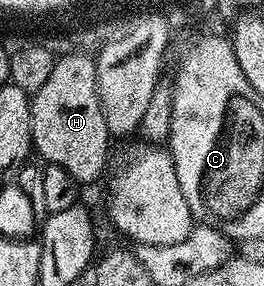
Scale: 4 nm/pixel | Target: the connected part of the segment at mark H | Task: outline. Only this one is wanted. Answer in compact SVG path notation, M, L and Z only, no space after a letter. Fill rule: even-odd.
M91 54L80 55L62 55L59 56L54 65L54 69L50 73L50 81L46 81L46 85L42 85L42 89L38 89L38 93L31 96L32 112L30 113L30 129L32 130L32 145L35 154L40 154L44 158L45 164L53 163L62 169L66 169L66 173L70 173L70 177L74 177L76 182L81 185L92 183L104 171L104 166L108 163L108 142L110 136L106 129L106 117L102 117L102 105L100 104L100 94L96 92L96 61Z

